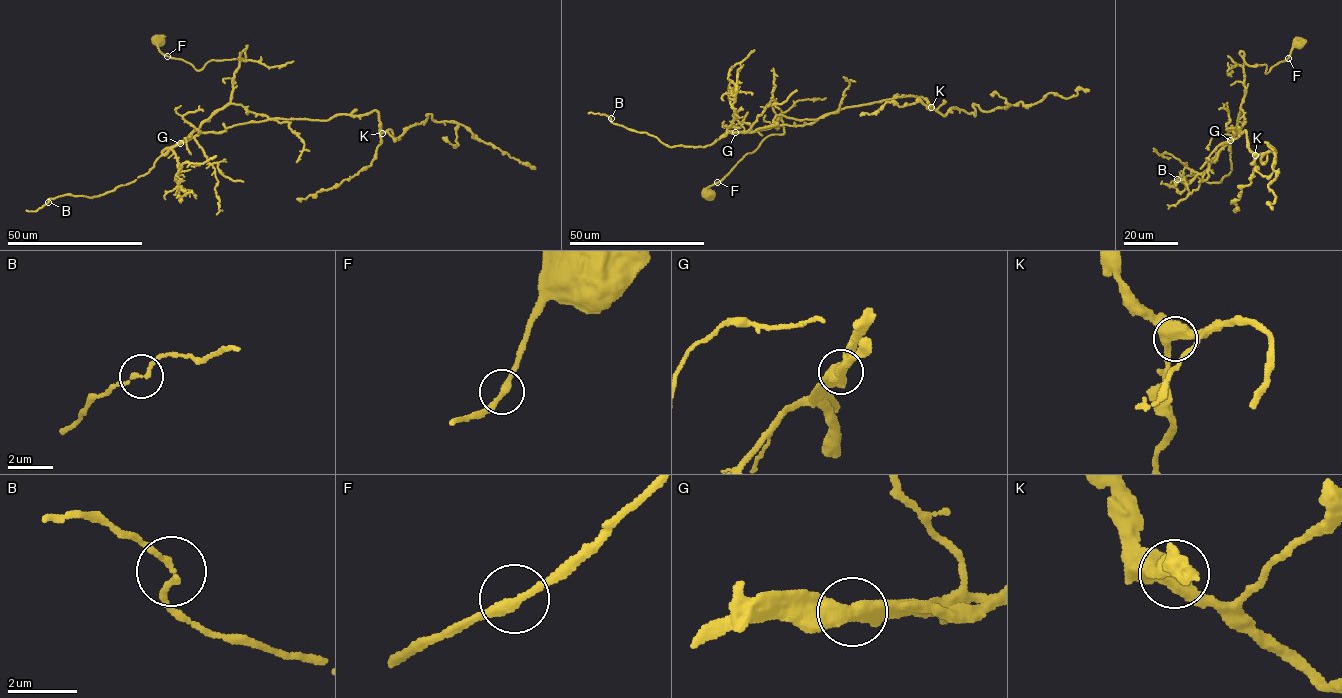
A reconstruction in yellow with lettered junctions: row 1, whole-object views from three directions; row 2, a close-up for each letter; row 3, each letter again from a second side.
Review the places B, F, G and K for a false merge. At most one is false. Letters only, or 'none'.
none

